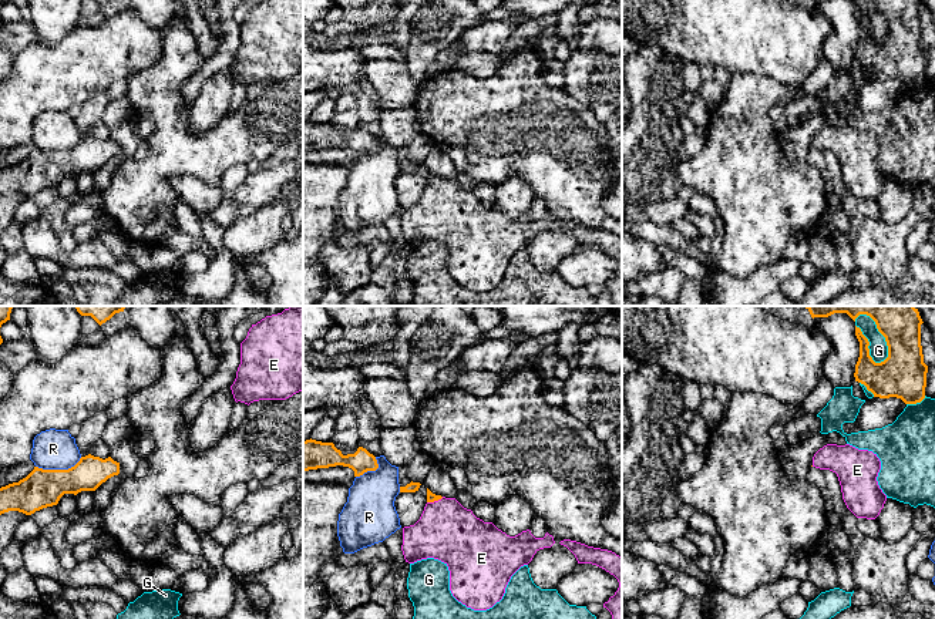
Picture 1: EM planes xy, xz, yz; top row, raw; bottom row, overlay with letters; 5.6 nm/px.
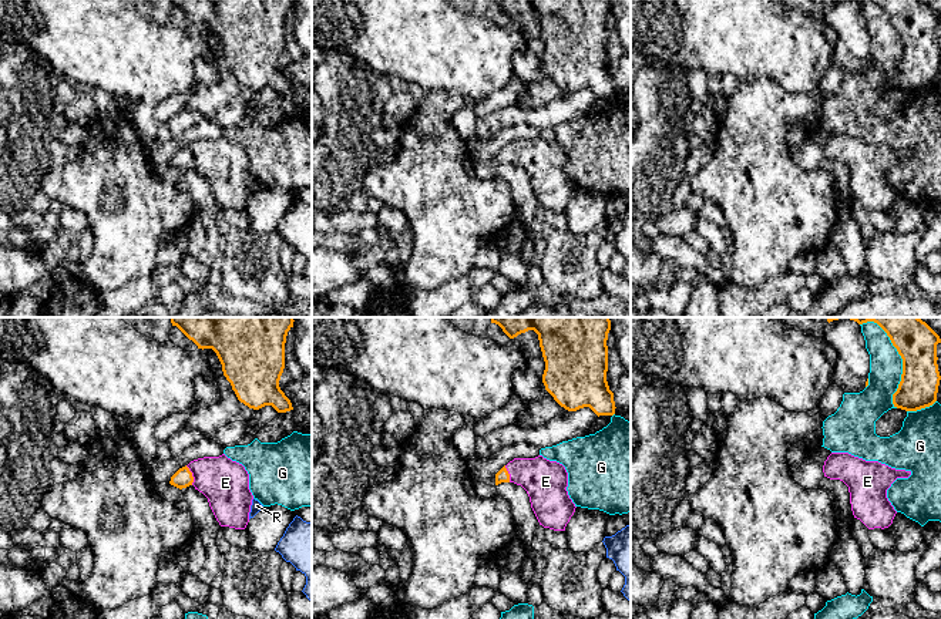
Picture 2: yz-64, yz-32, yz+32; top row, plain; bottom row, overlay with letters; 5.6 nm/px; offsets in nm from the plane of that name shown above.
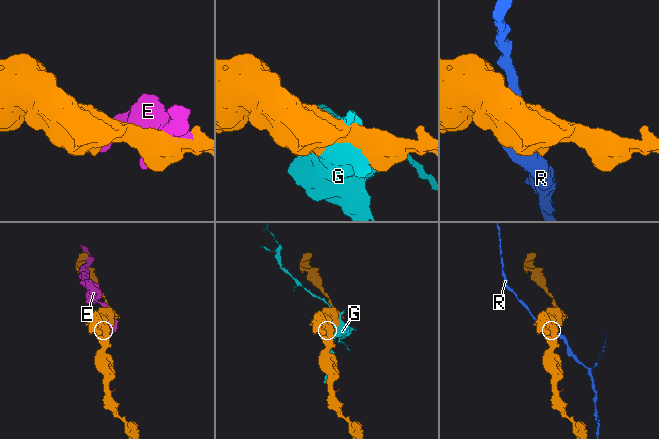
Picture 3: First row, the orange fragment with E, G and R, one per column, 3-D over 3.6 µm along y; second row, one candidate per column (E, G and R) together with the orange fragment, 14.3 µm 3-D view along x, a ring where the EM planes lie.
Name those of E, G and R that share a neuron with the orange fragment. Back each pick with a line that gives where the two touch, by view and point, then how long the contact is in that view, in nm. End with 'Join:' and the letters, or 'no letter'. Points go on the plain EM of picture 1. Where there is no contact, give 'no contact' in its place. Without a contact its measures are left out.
E: contact xz (434, 181); length 100 nm
Join: E

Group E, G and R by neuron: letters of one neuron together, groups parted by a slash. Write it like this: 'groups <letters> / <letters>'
groups E / G / R

